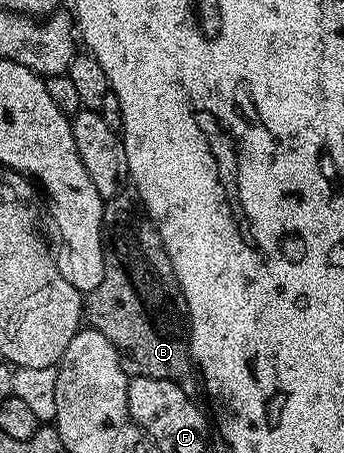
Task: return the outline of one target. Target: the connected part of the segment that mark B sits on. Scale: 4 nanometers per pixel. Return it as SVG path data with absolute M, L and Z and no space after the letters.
M119 194L103 203L100 256L104 262L104 282L100 282L100 286L96 286L96 290L85 297L84 316L88 321L89 327L95 328L100 334L104 334L104 338L108 338L108 342L112 342L112 346L116 346L118 356L122 359L122 368L126 371L127 377L143 376L144 378L164 378L165 380L181 381L183 379L182 376L188 375L190 368L192 369L192 355L190 353L192 329L186 310L186 295L182 293L182 287L178 284L174 267L164 250L164 242L158 233L158 227L155 226L154 221L151 220L141 203L133 195L130 195L131 197L126 195Z

